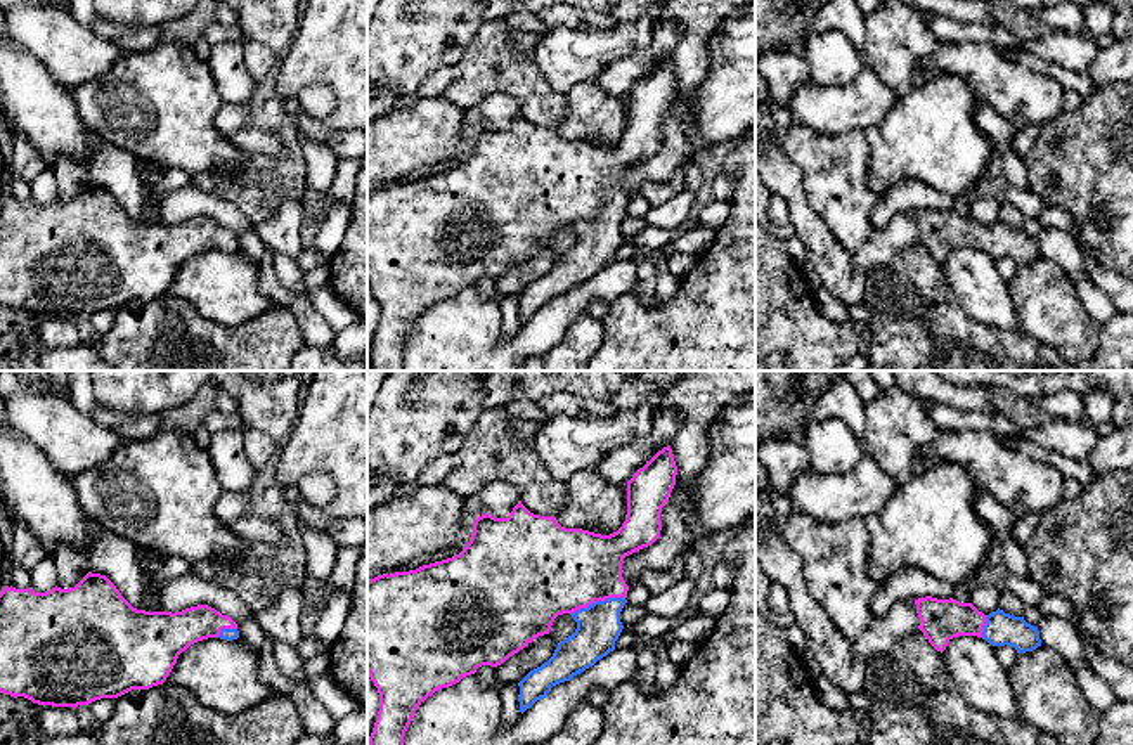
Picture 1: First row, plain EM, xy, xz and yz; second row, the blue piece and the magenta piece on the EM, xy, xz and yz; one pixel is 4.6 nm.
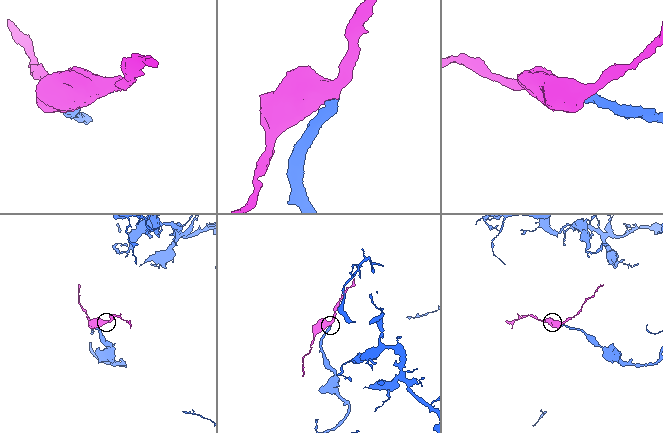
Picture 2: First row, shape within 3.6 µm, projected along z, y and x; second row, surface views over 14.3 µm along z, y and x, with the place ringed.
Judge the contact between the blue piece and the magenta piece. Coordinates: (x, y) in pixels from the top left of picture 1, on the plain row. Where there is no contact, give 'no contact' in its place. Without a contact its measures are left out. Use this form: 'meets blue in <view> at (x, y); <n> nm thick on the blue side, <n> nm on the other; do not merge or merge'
meets blue in xz at (596, 213); 200 nm thick on the blue side, 420 nm on the other; merge

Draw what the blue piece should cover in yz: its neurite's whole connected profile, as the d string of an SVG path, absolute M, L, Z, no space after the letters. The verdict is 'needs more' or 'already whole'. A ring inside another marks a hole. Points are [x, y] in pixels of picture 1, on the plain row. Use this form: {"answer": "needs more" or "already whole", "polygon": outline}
{"answer": "needs more", "polygon": "M932 208L918 210L915 217L920 230L918 241L941 265L958 248L977 248L993 258L1013 258L1017 265L1041 258L1038 239L1027 236L1024 229L1013 229L1000 220L984 227L972 215Z"}

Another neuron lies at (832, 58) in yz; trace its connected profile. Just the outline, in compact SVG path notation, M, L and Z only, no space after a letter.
M840 29L819 31L804 40L802 55L813 83L847 85L866 66L854 43Z

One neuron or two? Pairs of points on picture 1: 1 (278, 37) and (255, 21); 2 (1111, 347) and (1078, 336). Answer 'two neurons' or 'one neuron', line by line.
1: one neuron
2: two neurons

